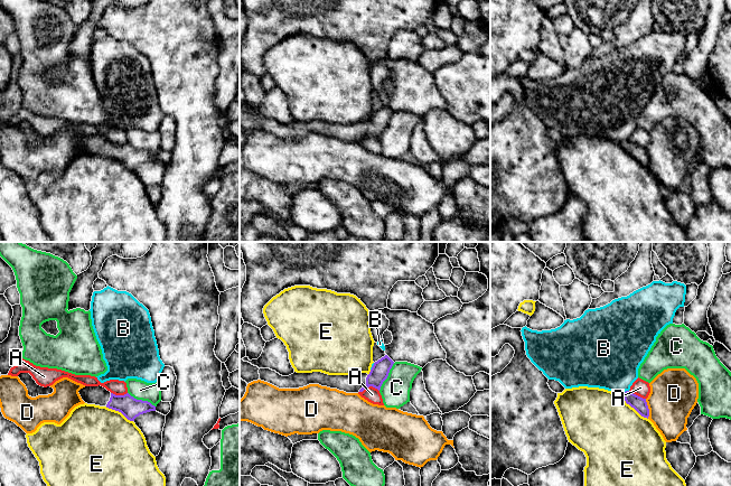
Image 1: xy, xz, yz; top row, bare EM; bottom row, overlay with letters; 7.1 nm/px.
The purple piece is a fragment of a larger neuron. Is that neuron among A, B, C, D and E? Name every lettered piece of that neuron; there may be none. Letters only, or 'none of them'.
none of them

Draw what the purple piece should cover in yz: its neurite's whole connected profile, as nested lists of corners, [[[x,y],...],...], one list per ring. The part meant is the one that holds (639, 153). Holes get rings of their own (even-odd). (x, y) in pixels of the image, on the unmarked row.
[[[626,140],[624,143],[624,148],[627,153],[634,157],[641,166],[647,167],[649,166],[649,158],[646,151],[646,148],[643,148],[630,140]]]

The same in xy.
[[[101,134],[85,135],[78,142],[85,152],[119,160],[130,170],[134,170],[140,163],[156,160],[156,156],[148,150],[137,149],[129,142],[115,144]]]

